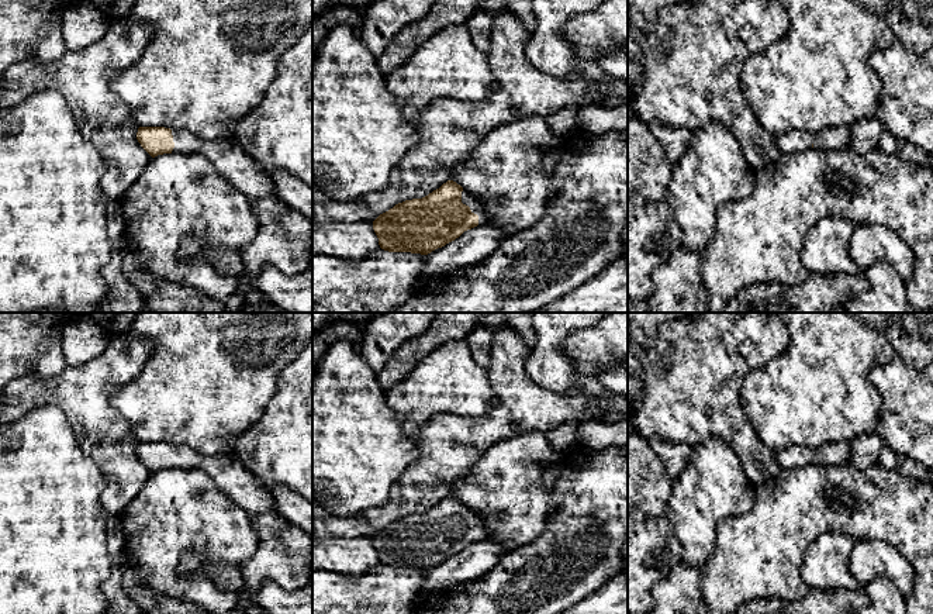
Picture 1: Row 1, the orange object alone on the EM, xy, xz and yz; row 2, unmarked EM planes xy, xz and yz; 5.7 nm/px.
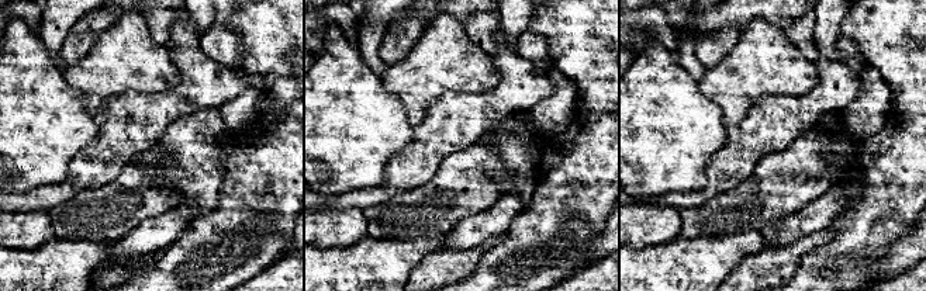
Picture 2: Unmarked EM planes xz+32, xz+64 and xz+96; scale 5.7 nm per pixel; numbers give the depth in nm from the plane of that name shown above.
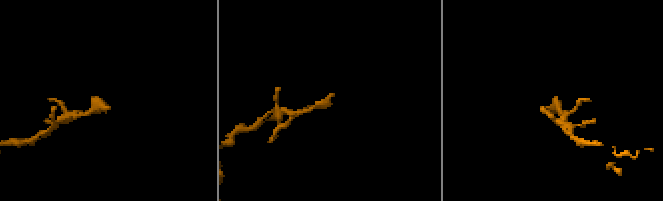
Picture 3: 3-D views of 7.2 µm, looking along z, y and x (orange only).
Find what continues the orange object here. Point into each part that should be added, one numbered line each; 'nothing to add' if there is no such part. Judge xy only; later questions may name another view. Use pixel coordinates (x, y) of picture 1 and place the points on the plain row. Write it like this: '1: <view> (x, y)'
1: xy (228, 472)

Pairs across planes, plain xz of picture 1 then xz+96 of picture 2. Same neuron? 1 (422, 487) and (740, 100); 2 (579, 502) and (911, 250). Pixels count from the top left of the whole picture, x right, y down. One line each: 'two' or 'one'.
1: two
2: two

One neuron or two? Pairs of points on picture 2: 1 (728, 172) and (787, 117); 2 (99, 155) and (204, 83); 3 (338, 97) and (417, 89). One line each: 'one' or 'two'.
1: one
2: one
3: two

